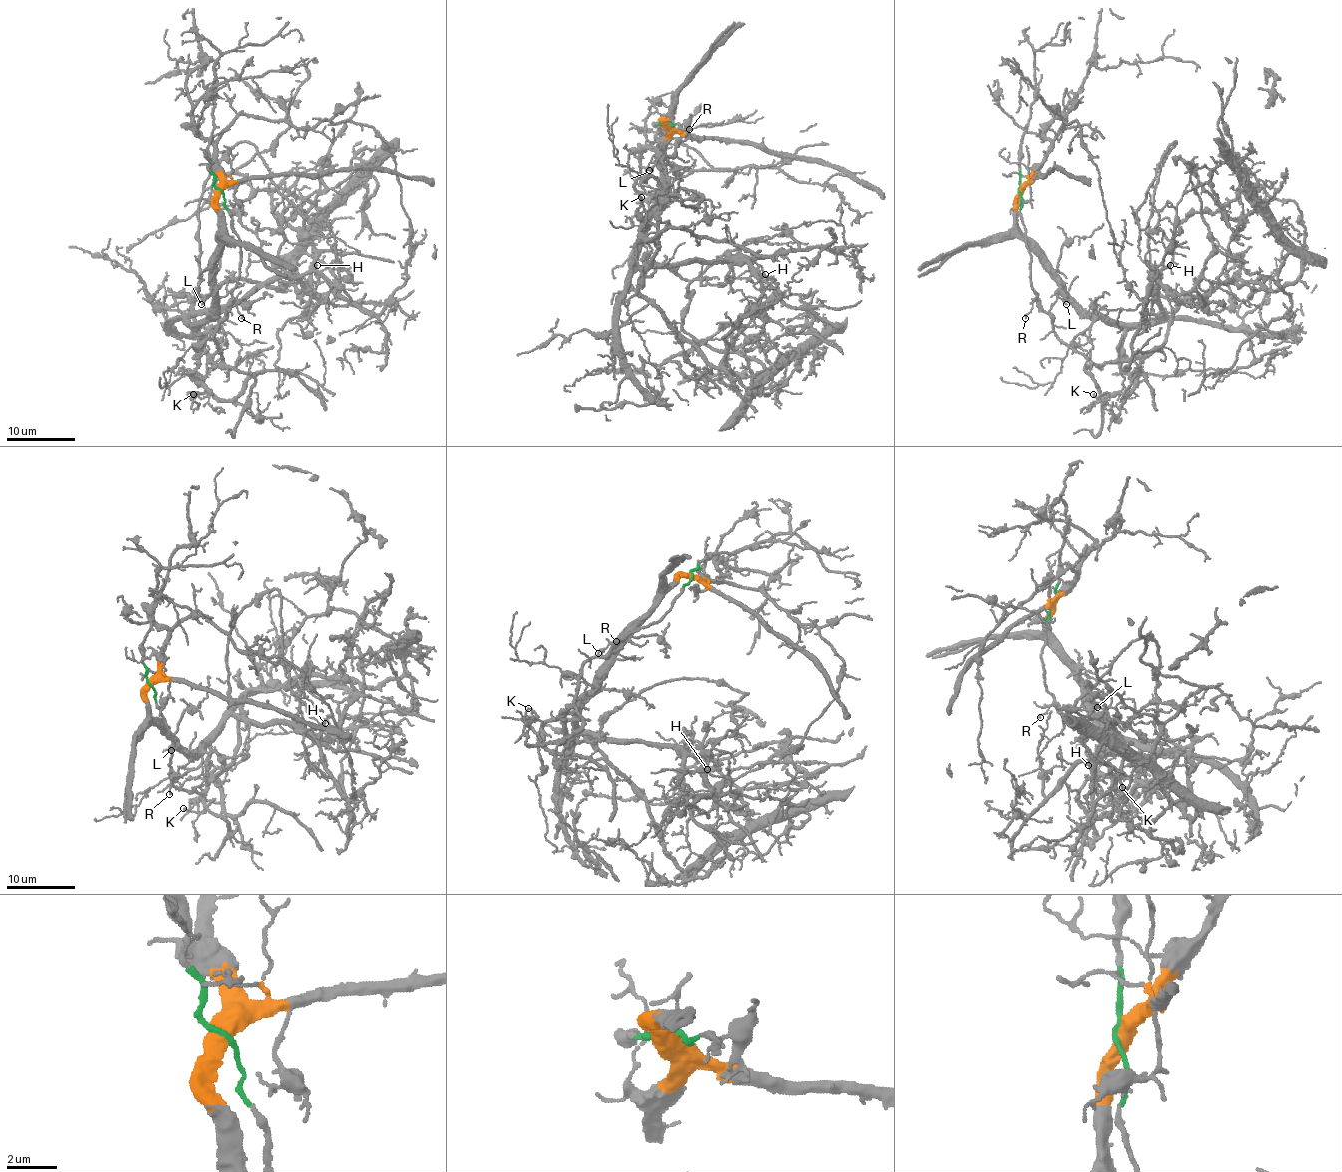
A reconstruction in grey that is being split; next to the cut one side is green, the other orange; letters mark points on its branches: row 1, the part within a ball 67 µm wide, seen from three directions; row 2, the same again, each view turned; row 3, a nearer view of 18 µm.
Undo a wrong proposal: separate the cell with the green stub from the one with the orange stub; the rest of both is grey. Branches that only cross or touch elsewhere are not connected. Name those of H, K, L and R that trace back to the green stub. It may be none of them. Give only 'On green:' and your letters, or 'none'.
On green: R

